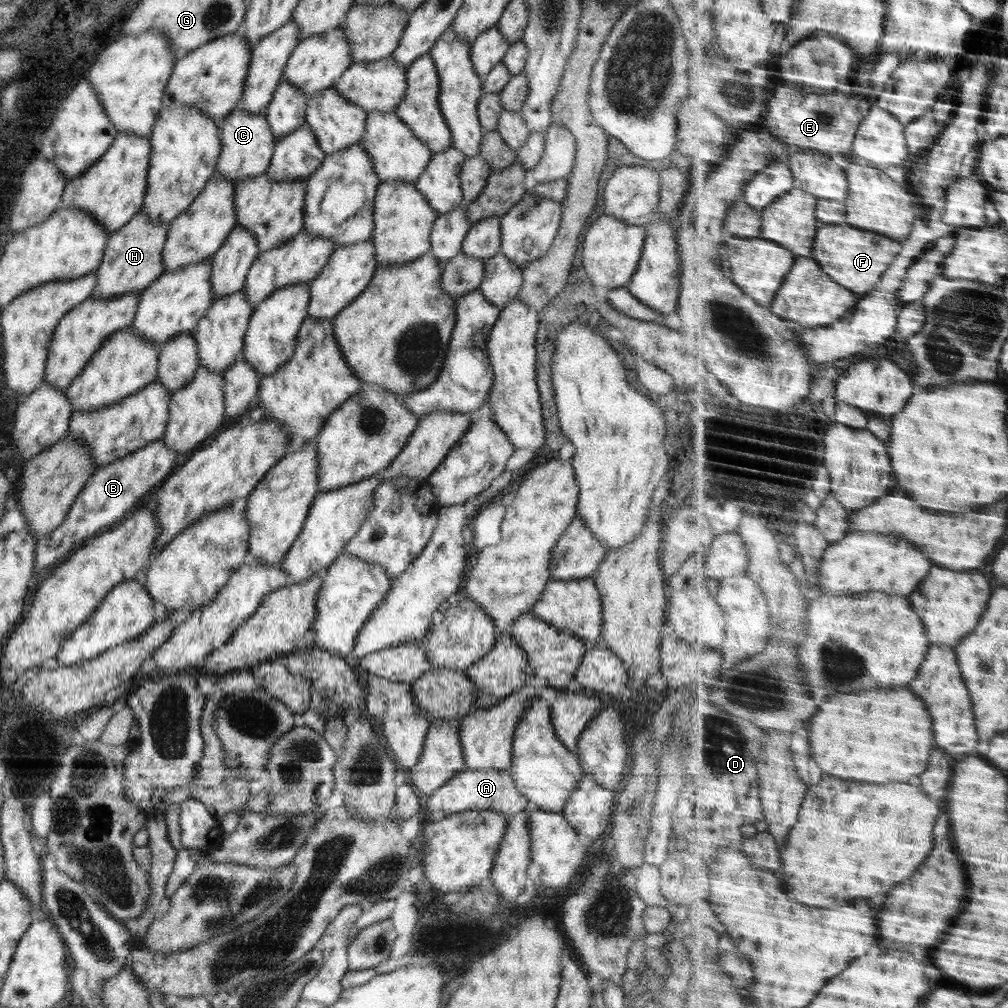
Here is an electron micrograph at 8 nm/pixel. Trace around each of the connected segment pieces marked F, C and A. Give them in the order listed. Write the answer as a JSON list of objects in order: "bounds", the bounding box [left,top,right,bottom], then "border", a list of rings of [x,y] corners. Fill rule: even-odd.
[{"bounds":[813,225,904,296],"border":[[[823,225],[819,228],[813,258],[818,260],[822,269],[861,296],[872,292],[880,284],[882,274],[890,268],[890,264],[904,250],[902,242],[892,240],[889,236],[852,225]]]},{"bounds":[216,107,276,182],"border":[[[240,107],[228,115],[219,126],[222,150],[216,160],[216,175],[222,175],[232,182],[238,182],[268,171],[272,156],[274,156],[276,141],[274,141],[274,134],[272,134],[264,111],[249,112]]]},{"bounds":[423,768,529,816],"border":[[[464,768],[453,776],[444,786],[433,790],[424,798],[423,810],[426,813],[442,812],[454,815],[456,812],[488,810],[516,816],[526,810],[529,800],[515,787],[508,768]]]}]

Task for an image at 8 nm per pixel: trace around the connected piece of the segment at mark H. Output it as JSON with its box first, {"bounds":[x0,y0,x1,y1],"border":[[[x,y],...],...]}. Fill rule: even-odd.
{"bounds":[91,211,170,299],"border":[[[138,211],[123,228],[110,233],[107,247],[96,273],[96,286],[91,297],[94,299],[116,299],[127,292],[141,292],[150,286],[162,273],[162,249],[167,241],[170,224],[152,223],[145,211]]]}

